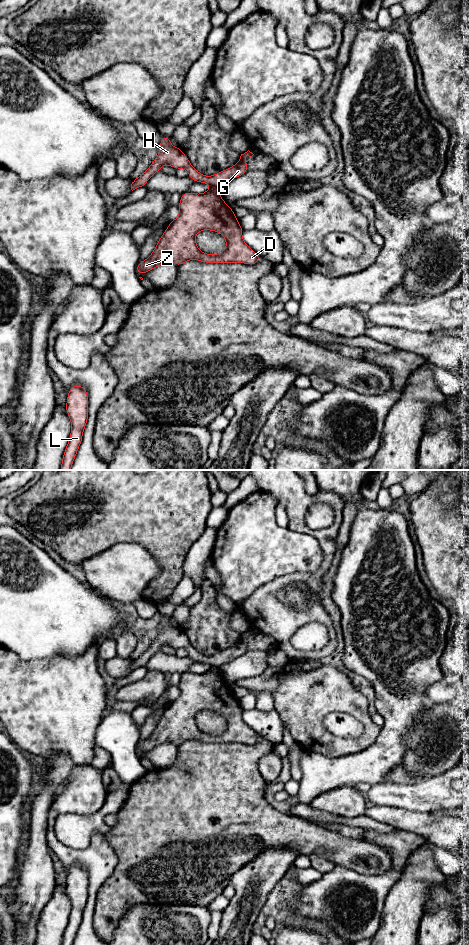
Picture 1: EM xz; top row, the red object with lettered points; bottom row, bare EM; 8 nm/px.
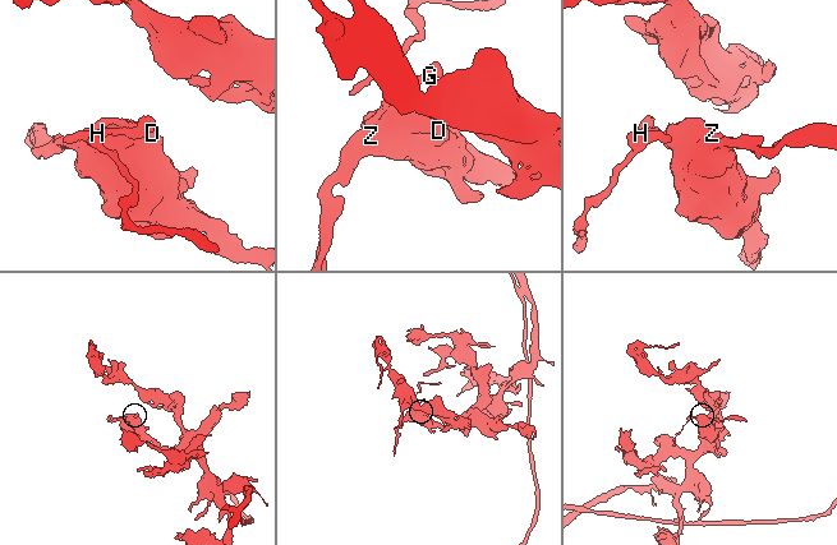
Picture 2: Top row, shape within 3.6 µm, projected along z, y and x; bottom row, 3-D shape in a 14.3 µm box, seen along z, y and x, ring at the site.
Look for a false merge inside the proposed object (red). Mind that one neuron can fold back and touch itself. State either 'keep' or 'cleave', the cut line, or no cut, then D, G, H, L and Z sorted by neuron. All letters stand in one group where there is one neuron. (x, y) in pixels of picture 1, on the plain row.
cleave | xz (212, 666), (216, 668) | D L Z / G H

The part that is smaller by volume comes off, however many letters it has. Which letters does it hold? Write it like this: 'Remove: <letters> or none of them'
Remove: G, H

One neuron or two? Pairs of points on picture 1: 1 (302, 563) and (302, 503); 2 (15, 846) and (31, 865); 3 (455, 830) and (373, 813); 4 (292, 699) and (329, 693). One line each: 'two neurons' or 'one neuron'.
1: two neurons
2: two neurons
3: one neuron
4: one neuron

